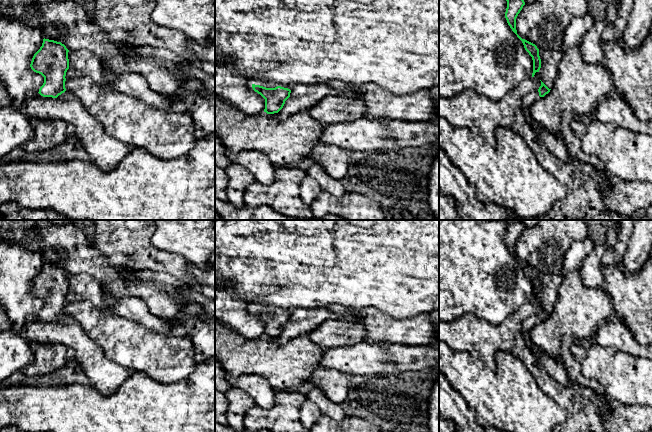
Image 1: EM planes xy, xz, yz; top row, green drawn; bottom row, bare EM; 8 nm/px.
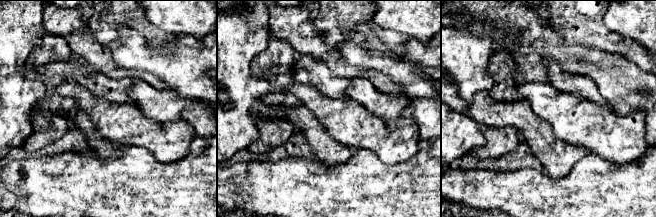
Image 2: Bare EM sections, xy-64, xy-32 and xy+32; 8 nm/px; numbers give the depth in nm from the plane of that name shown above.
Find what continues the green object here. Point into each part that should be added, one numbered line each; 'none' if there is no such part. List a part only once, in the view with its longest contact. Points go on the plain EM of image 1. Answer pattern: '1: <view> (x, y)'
1: xy (66, 319)

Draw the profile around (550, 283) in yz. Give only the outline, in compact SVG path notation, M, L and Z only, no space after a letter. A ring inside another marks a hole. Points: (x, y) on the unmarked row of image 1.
M544 273L539 274L539 280L541 292L535 297L534 302L541 304L549 313L552 313L559 296L558 288L562 282L562 277L552 273Z

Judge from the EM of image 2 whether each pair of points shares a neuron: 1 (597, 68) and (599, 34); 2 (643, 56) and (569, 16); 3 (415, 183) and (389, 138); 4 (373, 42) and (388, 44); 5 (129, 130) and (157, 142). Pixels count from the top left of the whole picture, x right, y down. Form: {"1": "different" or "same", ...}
{"1": "different", "2": "same", "3": "different", "4": "same", "5": "same"}

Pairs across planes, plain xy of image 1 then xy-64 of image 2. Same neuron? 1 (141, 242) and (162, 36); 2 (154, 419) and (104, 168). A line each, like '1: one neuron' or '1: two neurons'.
1: one neuron
2: one neuron

